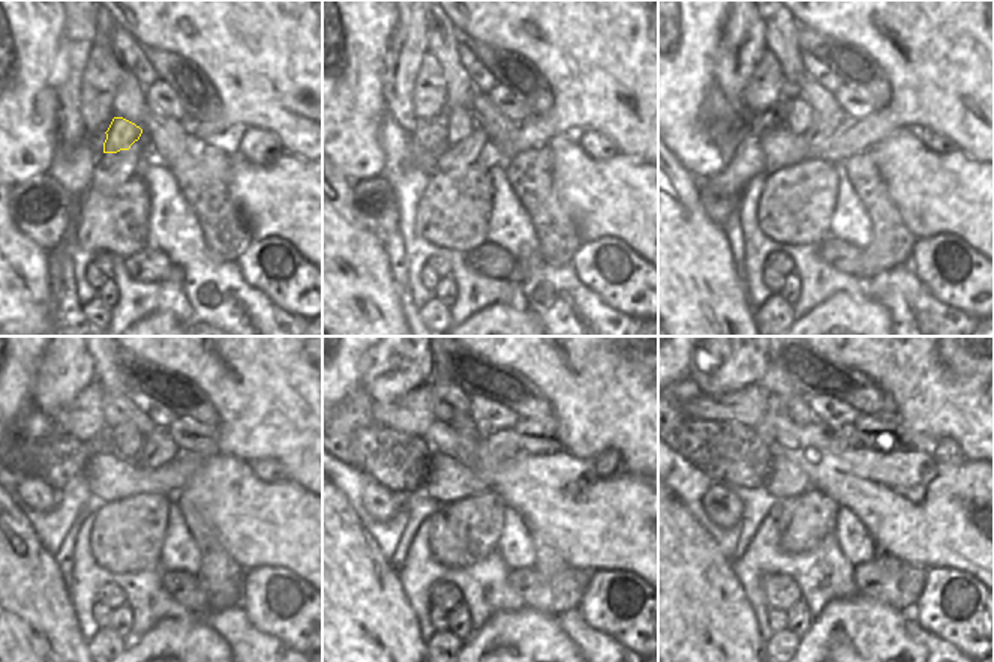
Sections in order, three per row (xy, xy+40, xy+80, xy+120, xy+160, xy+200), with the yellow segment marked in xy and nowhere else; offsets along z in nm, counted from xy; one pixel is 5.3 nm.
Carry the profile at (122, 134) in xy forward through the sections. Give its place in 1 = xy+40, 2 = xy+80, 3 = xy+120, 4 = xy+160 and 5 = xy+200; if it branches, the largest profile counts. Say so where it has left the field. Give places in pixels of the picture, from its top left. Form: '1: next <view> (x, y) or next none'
1: next xy+40 (459, 123)
2: next xy+80 (795, 113)
3: next xy+120 (126, 440)
4: next xy+160 (462, 425)
5: next xy+200 (795, 407)

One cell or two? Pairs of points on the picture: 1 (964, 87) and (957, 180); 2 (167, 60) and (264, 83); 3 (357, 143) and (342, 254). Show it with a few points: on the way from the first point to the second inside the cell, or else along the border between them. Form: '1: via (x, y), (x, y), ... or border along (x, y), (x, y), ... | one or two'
1: border along (957, 147), (978, 162) | two
2: border along (167, 51), (189, 59), (204, 74), (218, 98) | two
3: border along (338, 170), (353, 182) | two

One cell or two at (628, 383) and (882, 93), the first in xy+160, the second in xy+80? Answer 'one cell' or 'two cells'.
two cells

